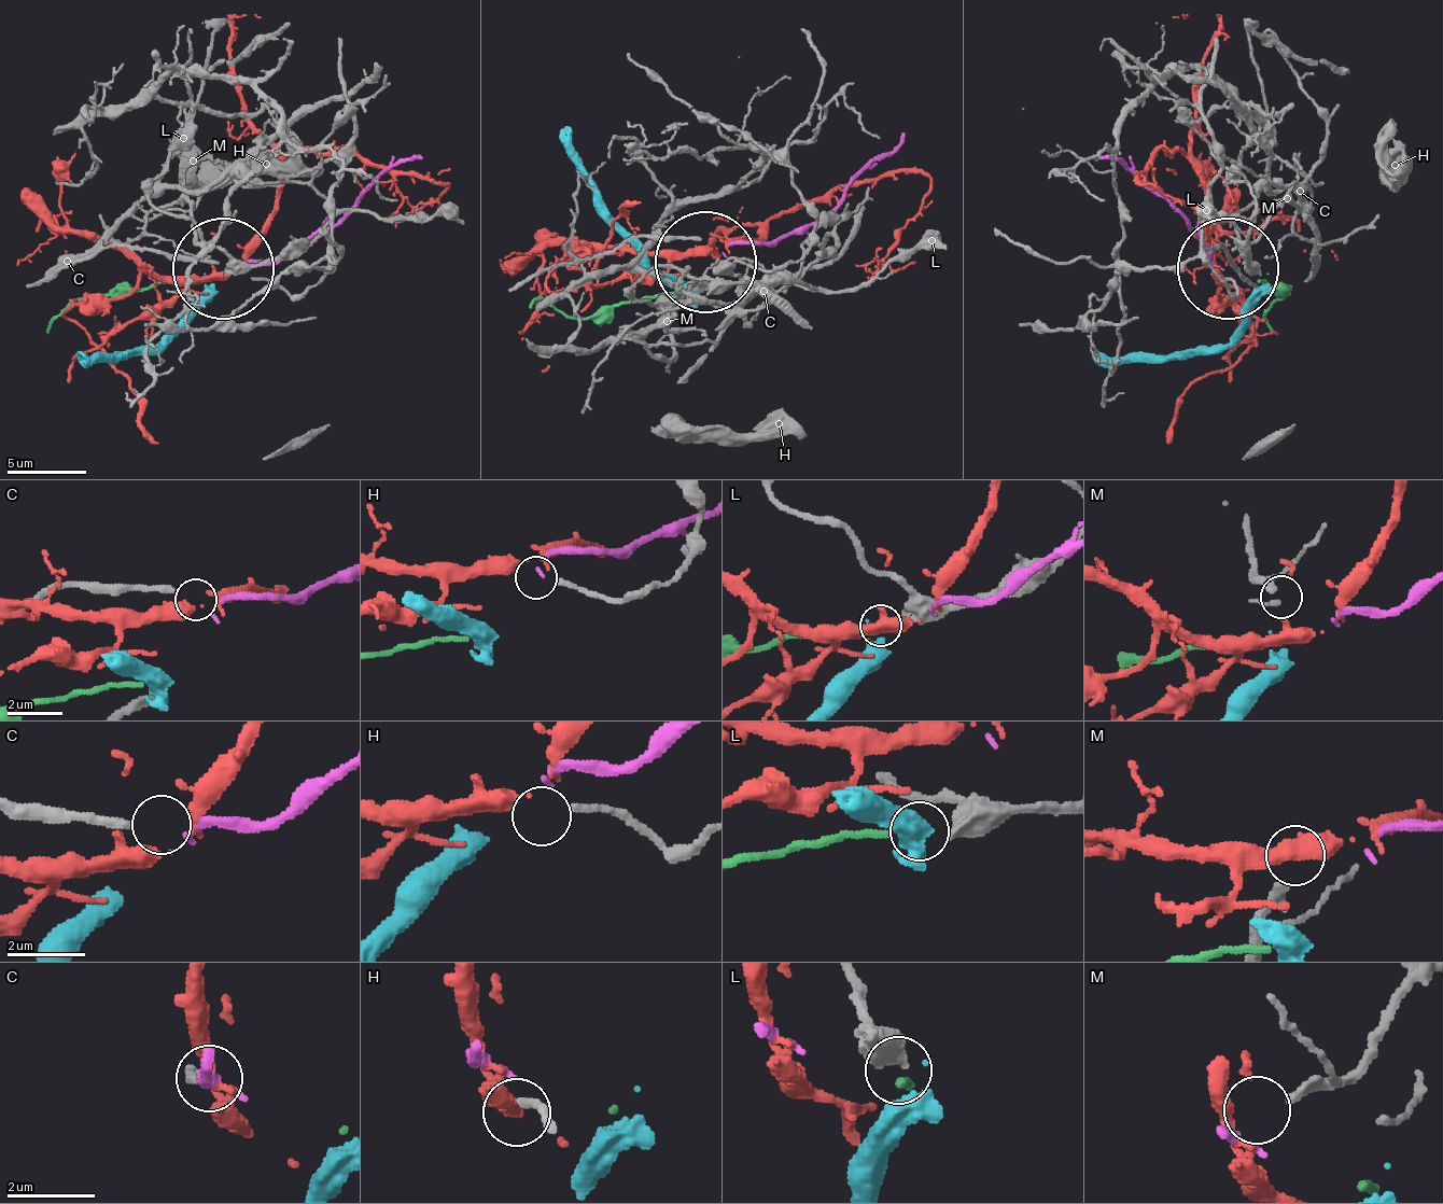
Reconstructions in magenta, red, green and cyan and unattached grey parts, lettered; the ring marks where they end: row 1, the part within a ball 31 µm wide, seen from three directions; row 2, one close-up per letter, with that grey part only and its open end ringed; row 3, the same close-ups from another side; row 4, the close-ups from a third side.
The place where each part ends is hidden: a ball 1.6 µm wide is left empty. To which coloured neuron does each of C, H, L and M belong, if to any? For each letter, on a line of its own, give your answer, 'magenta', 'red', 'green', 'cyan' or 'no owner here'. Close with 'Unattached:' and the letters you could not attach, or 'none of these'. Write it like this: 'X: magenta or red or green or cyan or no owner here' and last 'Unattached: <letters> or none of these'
C: magenta
H: no owner here
L: green
M: red
Unattached: H

